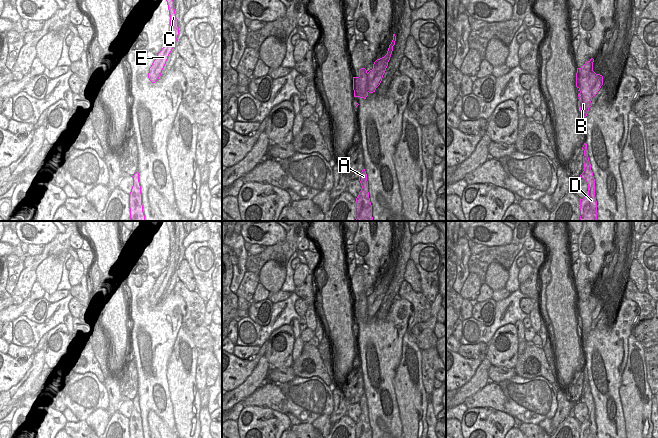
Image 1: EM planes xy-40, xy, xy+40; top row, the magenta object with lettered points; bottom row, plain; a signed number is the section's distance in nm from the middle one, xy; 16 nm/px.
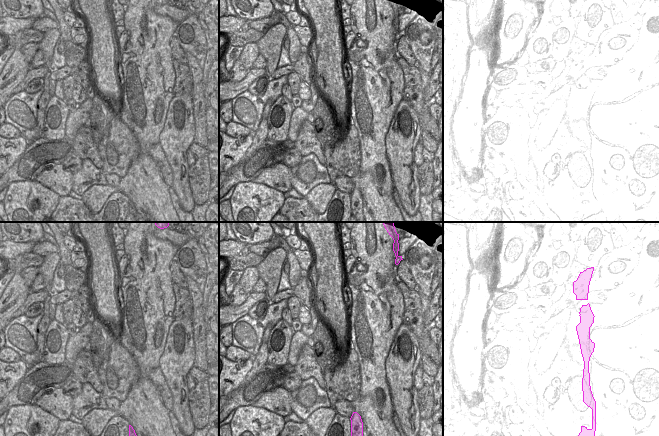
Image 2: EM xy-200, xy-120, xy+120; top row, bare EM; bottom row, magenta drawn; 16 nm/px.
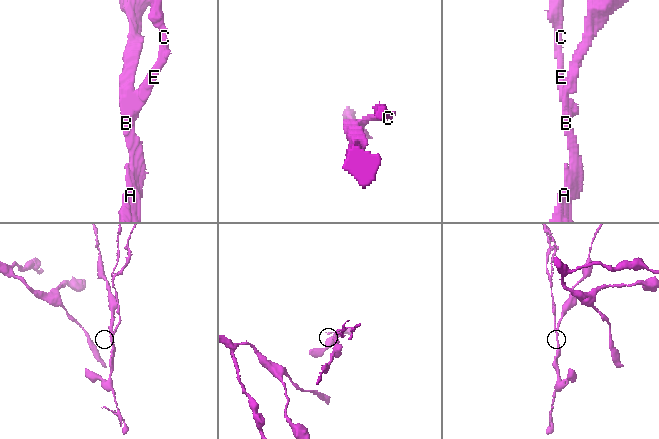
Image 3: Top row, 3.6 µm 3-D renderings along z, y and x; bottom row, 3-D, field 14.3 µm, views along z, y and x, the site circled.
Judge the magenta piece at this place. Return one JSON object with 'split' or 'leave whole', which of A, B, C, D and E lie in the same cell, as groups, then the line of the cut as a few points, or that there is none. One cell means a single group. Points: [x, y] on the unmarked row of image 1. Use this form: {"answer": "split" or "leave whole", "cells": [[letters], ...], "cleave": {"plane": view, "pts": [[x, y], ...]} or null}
{"answer": "split", "cells": [["A", "B", "D"], ["C", "E"]], "cleave": {"plane": "xy+40", "pts": [[593, 295], [590, 299], [592, 320]]}}

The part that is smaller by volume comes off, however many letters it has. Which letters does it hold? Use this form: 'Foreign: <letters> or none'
Foreign: C, E

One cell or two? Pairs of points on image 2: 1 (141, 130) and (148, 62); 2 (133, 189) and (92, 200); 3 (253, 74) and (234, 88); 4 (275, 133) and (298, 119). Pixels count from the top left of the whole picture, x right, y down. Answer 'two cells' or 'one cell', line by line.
1: one cell
2: one cell
3: one cell
4: two cells

